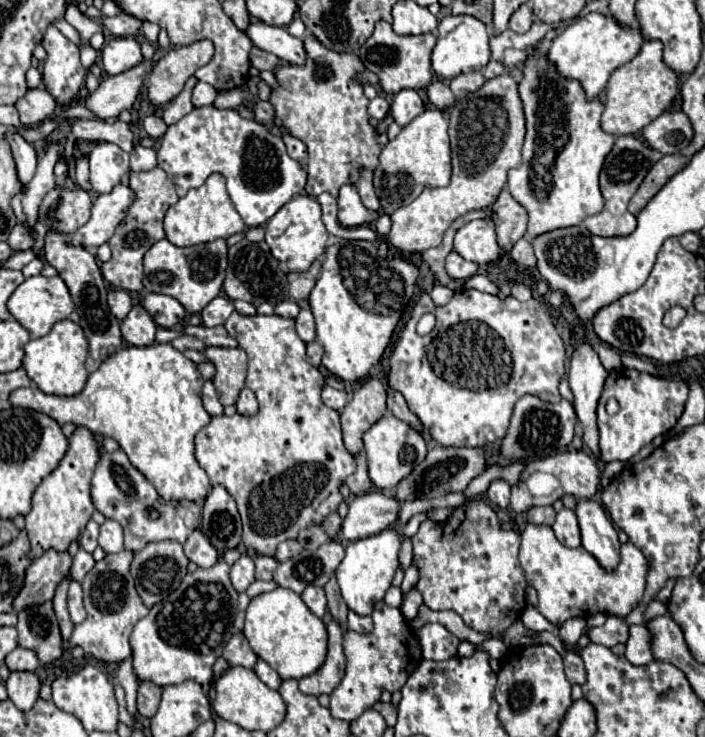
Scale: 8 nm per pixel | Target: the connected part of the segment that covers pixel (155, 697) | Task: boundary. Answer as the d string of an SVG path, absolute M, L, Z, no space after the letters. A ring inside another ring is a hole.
M149 681L139 683L139 691L137 691L137 709L141 717L151 719L157 709L159 709L159 701L161 701L161 689Z

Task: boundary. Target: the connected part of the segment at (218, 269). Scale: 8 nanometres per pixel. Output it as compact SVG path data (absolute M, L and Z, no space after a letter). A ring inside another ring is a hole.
M167 239L157 241L143 257L143 287L149 293L175 297L187 313L199 315L211 299L221 293L227 269L227 241L217 239L193 247L175 247Z

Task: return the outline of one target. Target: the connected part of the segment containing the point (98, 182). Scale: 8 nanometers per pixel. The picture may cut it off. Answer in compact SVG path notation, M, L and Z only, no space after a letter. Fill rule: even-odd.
M97 143L89 155L91 185L95 193L111 193L129 173L129 155L113 143Z

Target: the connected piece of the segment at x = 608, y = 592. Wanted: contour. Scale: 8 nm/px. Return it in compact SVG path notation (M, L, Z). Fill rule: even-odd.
M527 525L521 531L521 553L519 563L525 571L527 583L535 587L539 595L537 609L545 619L555 625L565 623L573 617L589 619L595 613L613 613L617 617L625 617L645 593L647 583L647 559L645 555L631 543L621 545L621 563L613 573L603 571L601 585L595 585L595 565L589 565L589 553L583 547L567 549L557 541L553 529L549 525Z

